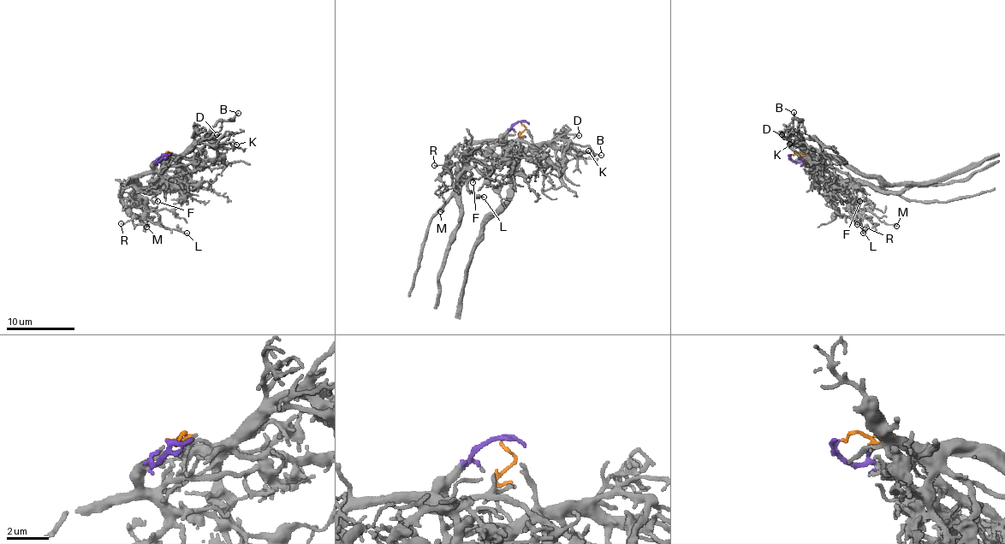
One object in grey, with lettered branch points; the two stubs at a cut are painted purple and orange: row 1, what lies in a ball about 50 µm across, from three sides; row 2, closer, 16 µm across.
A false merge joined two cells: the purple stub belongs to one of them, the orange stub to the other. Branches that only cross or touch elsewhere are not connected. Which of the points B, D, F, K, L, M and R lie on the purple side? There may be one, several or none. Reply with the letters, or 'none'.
L, M, R

